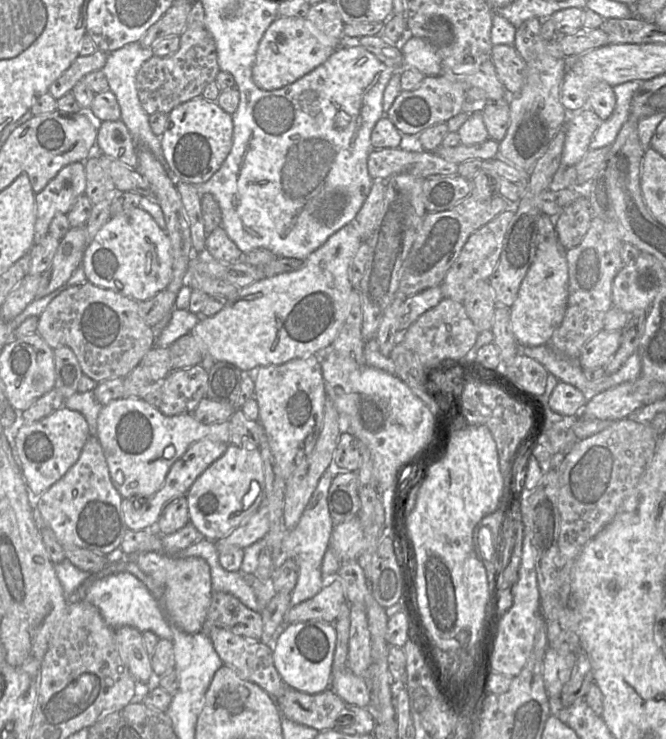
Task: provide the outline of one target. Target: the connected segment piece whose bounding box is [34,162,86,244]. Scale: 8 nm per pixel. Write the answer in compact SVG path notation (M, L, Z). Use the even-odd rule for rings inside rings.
M84 162L63 167L39 193L35 194L36 223L34 244L49 234L50 223L58 214L68 214L77 199L85 194Z

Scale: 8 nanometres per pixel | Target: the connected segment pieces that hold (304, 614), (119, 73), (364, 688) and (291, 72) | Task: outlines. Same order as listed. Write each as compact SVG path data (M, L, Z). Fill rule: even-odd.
M337 573L327 580L325 586L313 598L290 606L284 615L284 624L317 620L334 624L342 605L347 602Z
M139 42L130 43L128 45L123 46L120 49L116 49L112 52L108 52L106 63L101 69L101 71L103 72L105 78L107 79L109 90L112 91L114 95L116 96L117 102L120 107L120 113L121 113L120 120L126 125L135 144L137 145L137 154L138 154L138 147L145 146L162 163L162 161L164 161L165 158L164 158L162 147L160 144L160 137L156 136L151 130L151 127L149 125L149 115L145 112L145 110L143 109L140 103L137 88L136 88L137 73L139 69L141 68L141 66L143 65L143 63L147 61L148 59L150 59L152 56L153 56L153 52L150 47L149 48L143 47Z
M348 667L344 672L333 676L331 689L346 705L367 707L370 703L370 693L365 679L352 673Z
M279 16L270 24L259 42L252 68L252 79L262 90L280 89L324 63L338 47L359 45L359 38L344 35L341 39L327 37L306 17Z

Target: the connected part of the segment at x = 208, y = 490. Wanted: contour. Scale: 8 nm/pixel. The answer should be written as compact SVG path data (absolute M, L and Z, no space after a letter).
M229 443L221 457L214 461L192 484L186 494L188 500L189 520L201 533L203 538L217 541L227 536L233 529L240 526L245 518L242 511L243 496L248 492L251 482L259 484L260 492L254 502L257 501L262 491L265 491L263 460L258 447L241 447Z

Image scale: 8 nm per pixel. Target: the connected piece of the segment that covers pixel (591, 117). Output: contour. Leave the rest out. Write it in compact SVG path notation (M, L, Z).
M590 108L567 110L561 167L574 166L589 150L593 134L603 120Z

